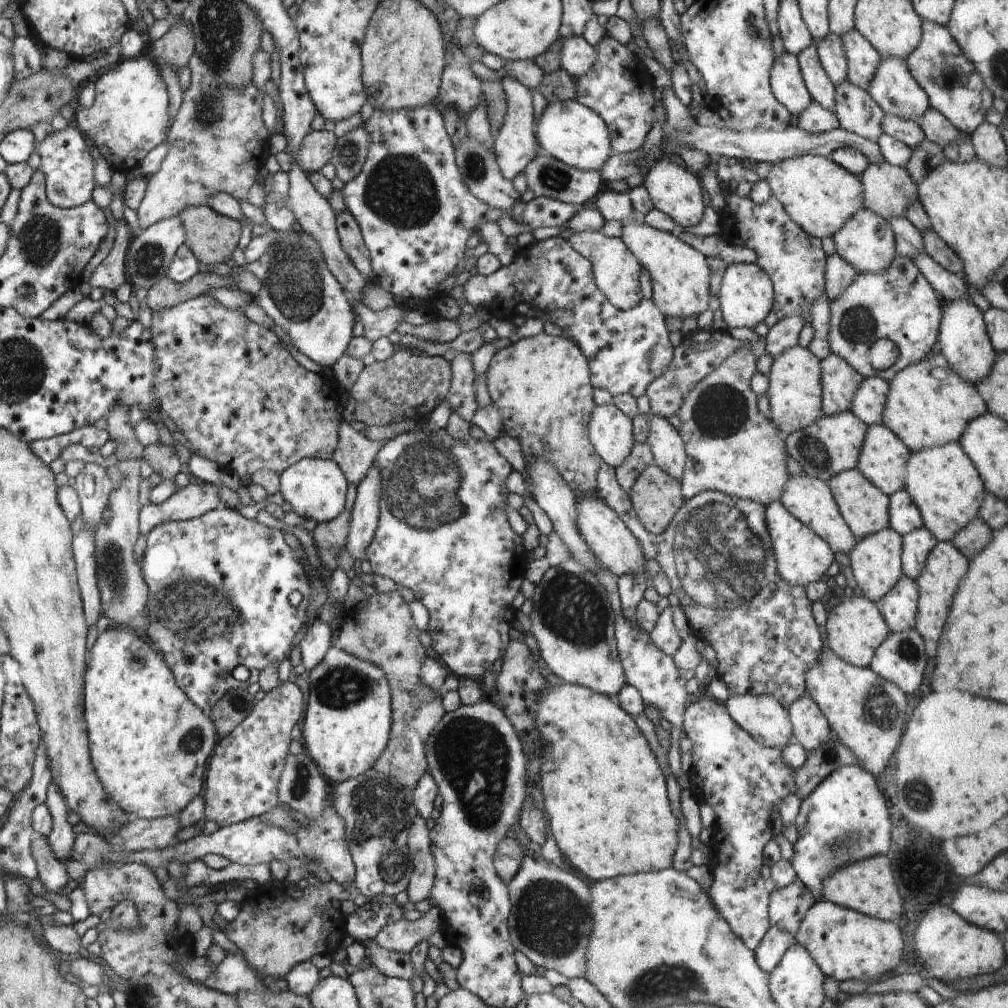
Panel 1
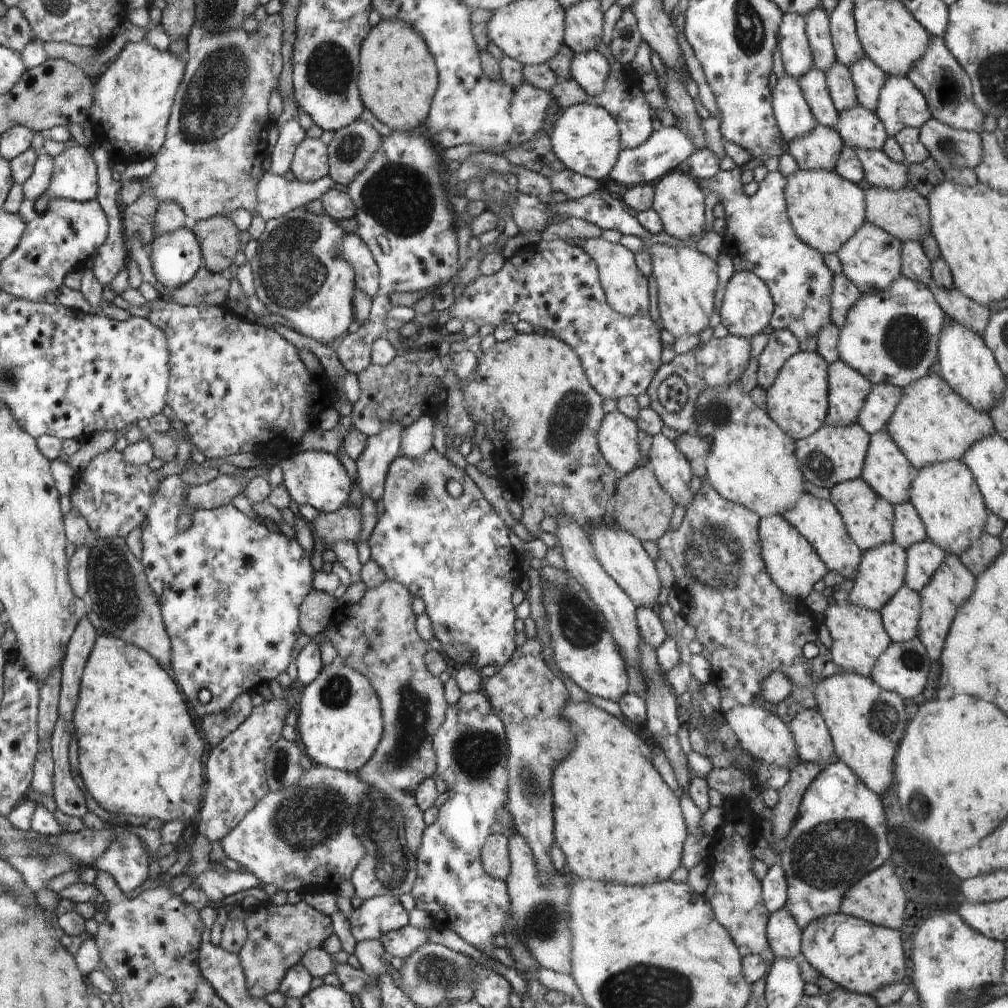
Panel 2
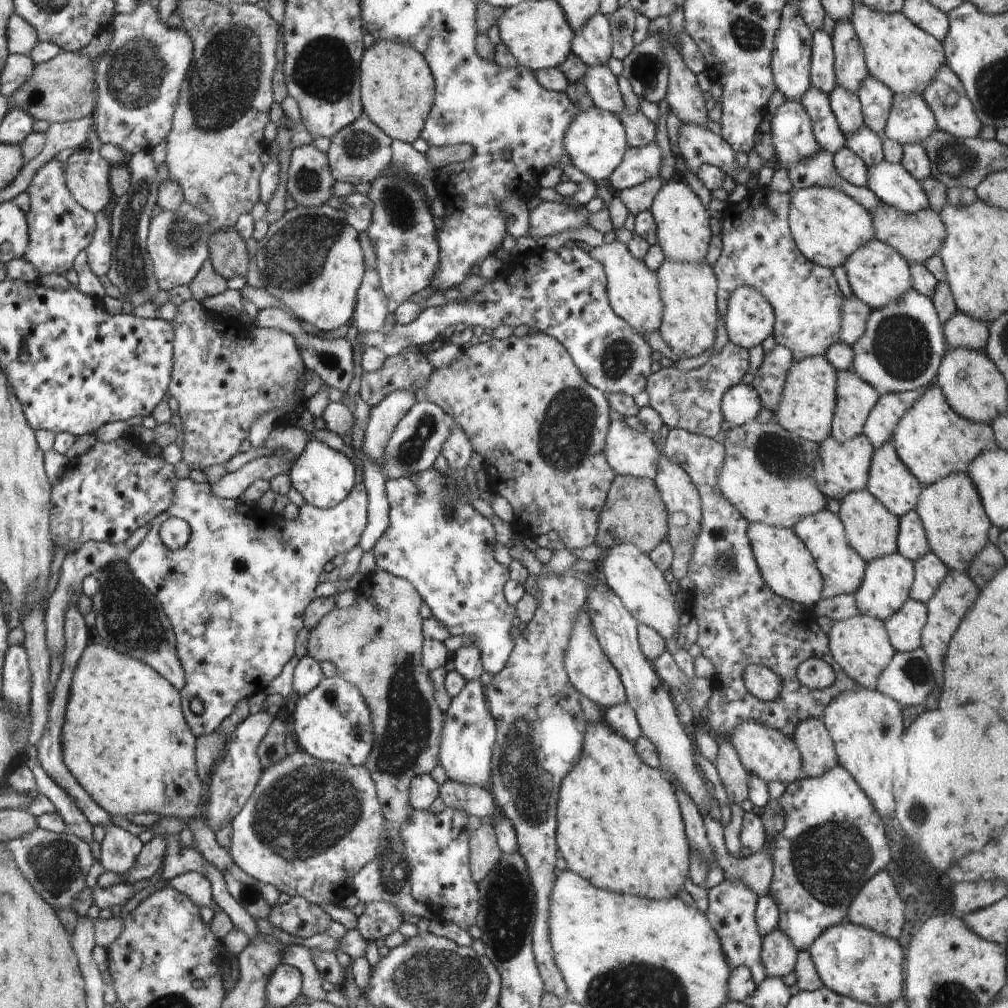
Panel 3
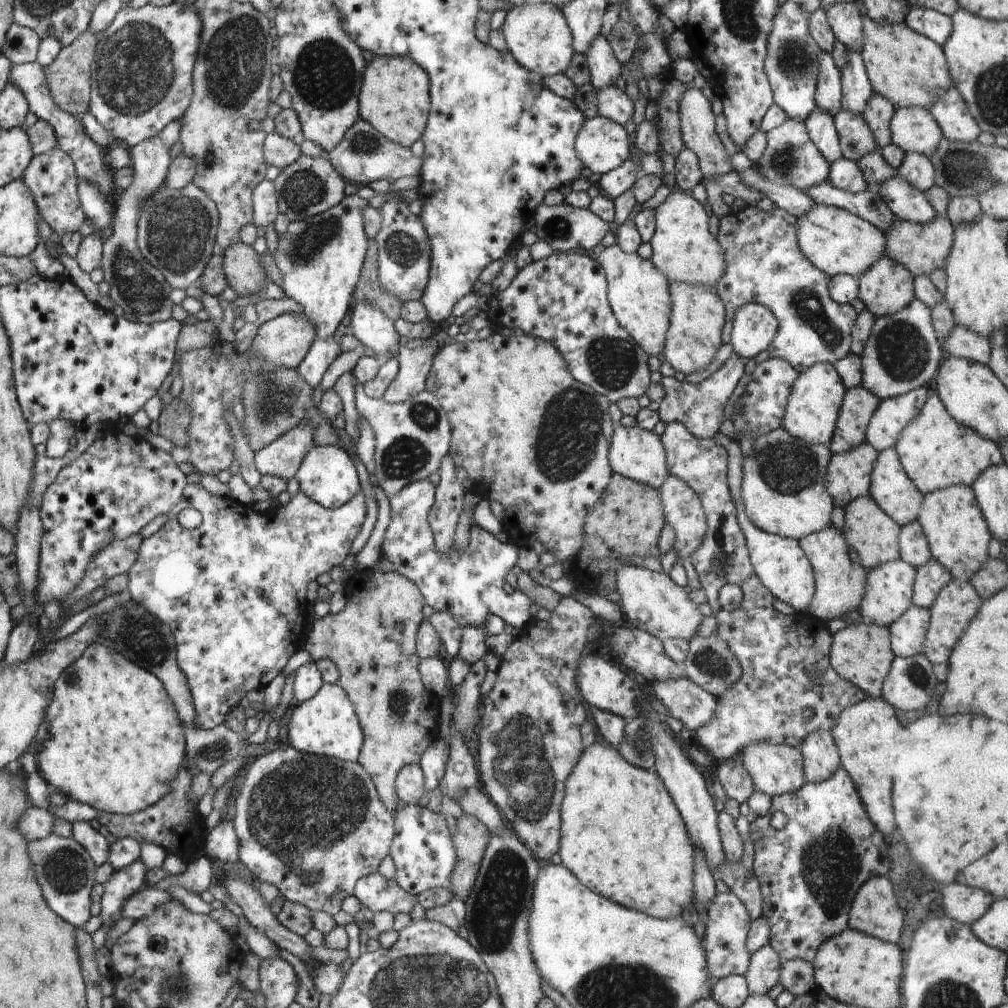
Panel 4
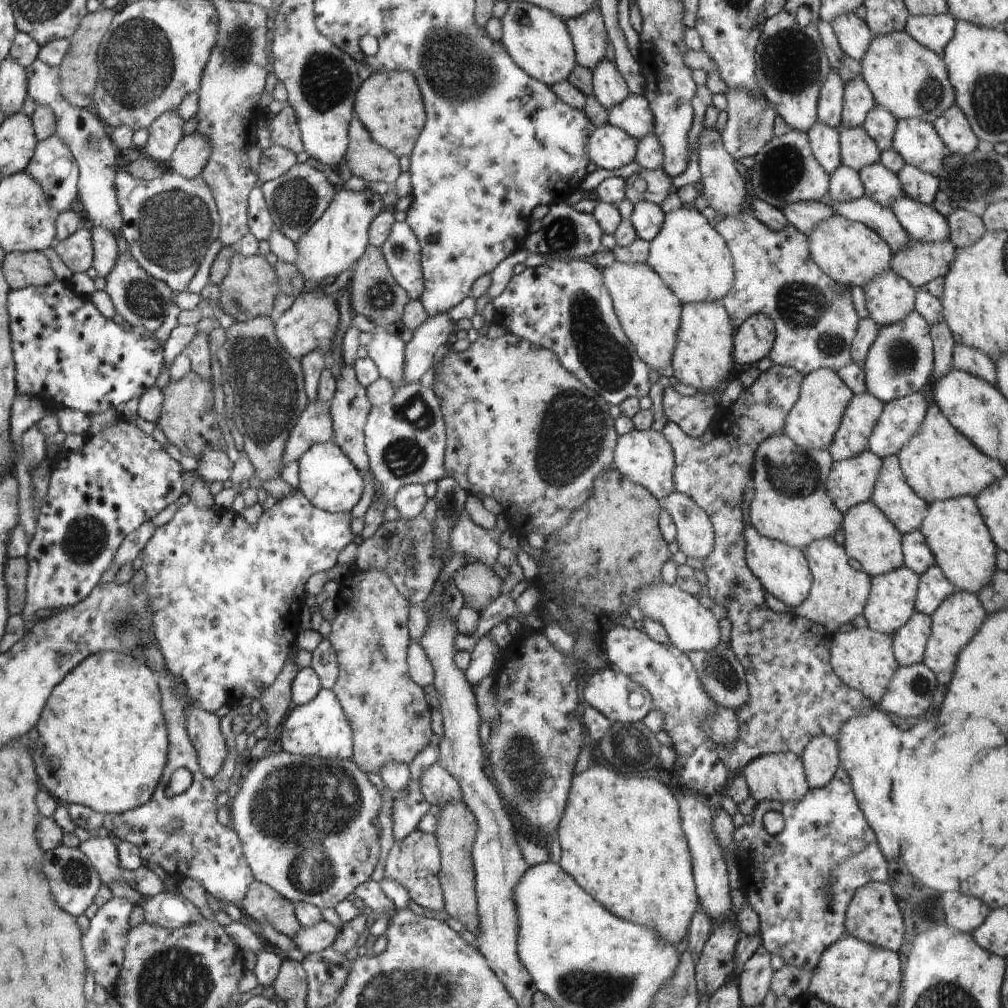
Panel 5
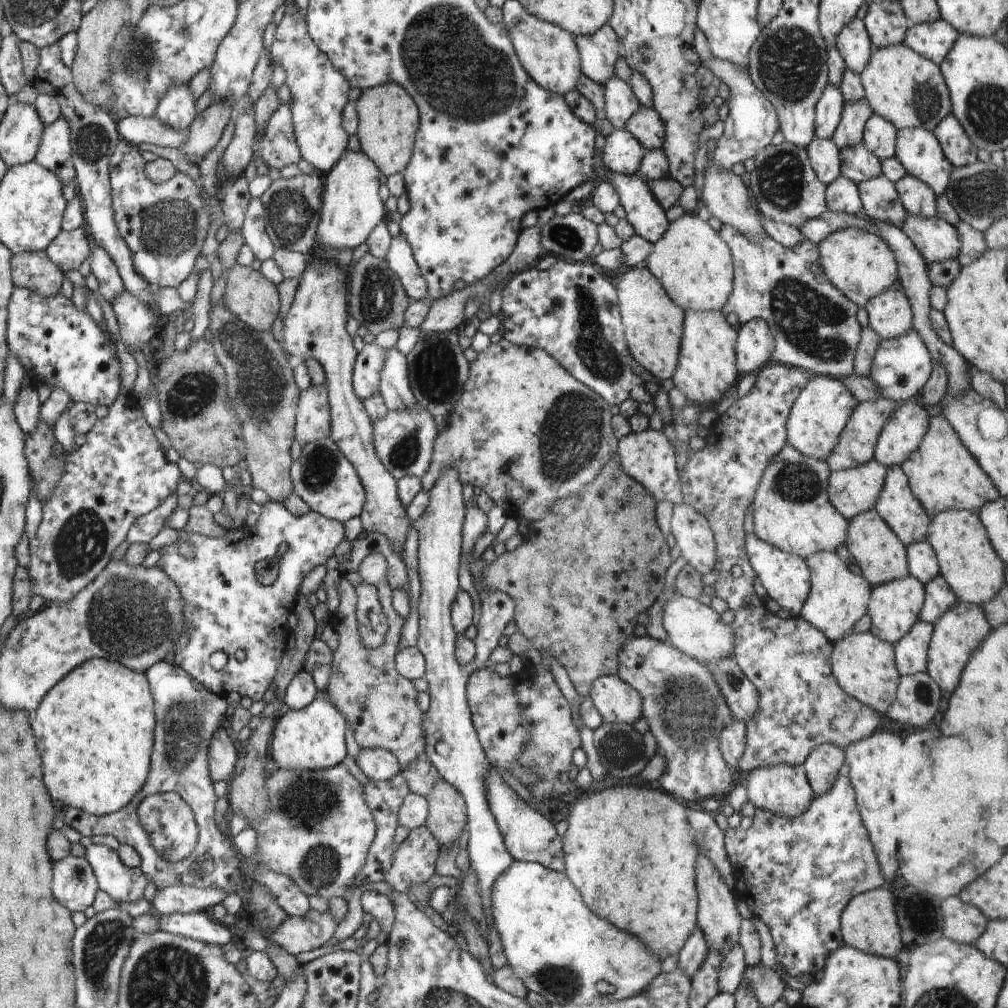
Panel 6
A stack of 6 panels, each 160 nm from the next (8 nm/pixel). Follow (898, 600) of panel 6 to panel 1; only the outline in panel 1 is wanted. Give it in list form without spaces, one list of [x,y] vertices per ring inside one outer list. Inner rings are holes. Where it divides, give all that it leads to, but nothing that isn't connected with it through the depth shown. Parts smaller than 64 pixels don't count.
[[[884,529],[873,535],[857,538],[856,544],[848,554],[860,594],[877,603],[903,575],[901,567],[902,539],[894,529]]]

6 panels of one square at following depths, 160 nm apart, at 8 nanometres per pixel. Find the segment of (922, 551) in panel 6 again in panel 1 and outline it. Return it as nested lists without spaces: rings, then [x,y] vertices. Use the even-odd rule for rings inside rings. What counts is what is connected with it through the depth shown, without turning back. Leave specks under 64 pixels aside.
[[[905,489],[889,496],[889,528],[900,536],[924,527],[919,508]]]

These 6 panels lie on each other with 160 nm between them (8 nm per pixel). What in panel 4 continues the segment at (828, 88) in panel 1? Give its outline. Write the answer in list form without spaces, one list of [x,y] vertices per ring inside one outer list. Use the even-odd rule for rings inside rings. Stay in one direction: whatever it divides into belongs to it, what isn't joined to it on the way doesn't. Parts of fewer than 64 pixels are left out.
[[[816,107],[804,123],[810,140],[828,164],[831,165],[843,157],[832,115]]]

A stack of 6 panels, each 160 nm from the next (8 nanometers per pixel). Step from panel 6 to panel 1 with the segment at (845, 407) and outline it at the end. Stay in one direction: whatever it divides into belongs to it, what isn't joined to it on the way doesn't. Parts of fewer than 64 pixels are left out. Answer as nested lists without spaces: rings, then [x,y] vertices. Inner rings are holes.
[[[796,345],[784,351],[772,363],[767,394],[771,421],[785,436],[803,430],[824,416],[822,412],[821,360],[810,349]]]

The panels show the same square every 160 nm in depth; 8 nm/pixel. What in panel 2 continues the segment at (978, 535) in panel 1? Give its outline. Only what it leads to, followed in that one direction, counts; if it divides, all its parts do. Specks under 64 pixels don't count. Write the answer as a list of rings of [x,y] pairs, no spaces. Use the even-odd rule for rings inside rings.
[[[986,532],[980,537],[979,542],[965,550],[959,559],[962,564],[977,578],[995,561],[1004,550],[999,537],[993,537]]]

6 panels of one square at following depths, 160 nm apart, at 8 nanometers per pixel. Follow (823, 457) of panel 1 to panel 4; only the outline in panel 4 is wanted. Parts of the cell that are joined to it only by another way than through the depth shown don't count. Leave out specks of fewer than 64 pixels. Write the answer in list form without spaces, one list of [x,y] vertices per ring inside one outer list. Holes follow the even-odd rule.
[[[866,442],[844,454],[832,455],[825,487],[835,507],[844,509],[855,498],[870,496],[871,474],[878,455],[877,450]]]

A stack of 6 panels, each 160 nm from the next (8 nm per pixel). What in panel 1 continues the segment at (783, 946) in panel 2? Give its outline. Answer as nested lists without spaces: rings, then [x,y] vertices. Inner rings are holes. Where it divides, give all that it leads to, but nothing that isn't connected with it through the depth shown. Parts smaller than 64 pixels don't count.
[[[798,879],[786,888],[770,890],[769,923],[795,938],[801,920],[815,902],[811,891]]]

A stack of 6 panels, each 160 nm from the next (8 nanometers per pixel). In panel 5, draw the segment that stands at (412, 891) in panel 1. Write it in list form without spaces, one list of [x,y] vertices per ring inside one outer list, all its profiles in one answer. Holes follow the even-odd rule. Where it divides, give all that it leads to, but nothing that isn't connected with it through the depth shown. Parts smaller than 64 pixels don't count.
[[[350,569],[346,574],[346,578],[348,578],[348,586],[344,584],[344,588],[342,588],[342,597],[346,602],[346,608],[345,611],[338,612],[337,617],[332,620],[331,632],[328,638],[336,651],[339,666],[338,678],[332,689],[338,700],[340,700],[342,710],[349,720],[351,729],[354,730],[354,756],[351,759],[357,763],[366,774],[368,772],[379,774],[379,770],[384,768],[384,765],[390,761],[409,765],[421,750],[424,750],[428,744],[431,744],[430,740],[432,740],[432,736],[434,736],[432,730],[430,730],[430,710],[428,710],[428,704],[426,704],[426,700],[424,700],[424,690],[422,690],[418,684],[414,684],[407,669],[407,650],[410,644],[414,642],[409,627],[409,610],[412,608],[412,603],[397,589],[393,579],[389,577],[385,570],[368,569],[360,571],[358,569]]]

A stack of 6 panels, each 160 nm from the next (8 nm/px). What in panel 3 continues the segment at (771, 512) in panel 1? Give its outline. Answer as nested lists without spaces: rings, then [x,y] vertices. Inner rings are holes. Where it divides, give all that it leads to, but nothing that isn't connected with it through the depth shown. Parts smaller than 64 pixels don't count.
[[[749,523],[747,535],[758,568],[770,590],[787,601],[804,604],[807,610],[814,608],[816,602],[821,599],[823,580],[814,557],[794,534],[793,529],[773,527],[764,523]]]

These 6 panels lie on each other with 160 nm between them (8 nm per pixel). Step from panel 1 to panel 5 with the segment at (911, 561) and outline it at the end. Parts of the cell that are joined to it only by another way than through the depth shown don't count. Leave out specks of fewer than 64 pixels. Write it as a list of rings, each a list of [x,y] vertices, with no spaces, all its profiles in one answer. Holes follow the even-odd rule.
[[[936,564],[928,567],[919,575],[919,587],[915,598],[915,610],[931,616],[931,614],[948,598],[956,588],[944,576]]]

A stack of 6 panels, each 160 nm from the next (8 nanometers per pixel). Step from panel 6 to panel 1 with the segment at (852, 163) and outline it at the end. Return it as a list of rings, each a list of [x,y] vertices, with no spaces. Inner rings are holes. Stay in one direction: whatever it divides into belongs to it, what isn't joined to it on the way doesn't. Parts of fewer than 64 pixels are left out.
[[[829,32],[825,39],[816,44],[820,64],[834,86],[847,80],[847,58],[842,37]]]

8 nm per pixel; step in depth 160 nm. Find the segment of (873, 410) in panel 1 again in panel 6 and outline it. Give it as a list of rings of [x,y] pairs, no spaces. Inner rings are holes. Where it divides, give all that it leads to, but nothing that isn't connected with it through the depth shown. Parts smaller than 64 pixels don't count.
[[[916,397],[898,404],[882,427],[873,459],[886,468],[900,467],[918,450],[918,445],[929,430],[929,420],[926,408],[918,404]]]

